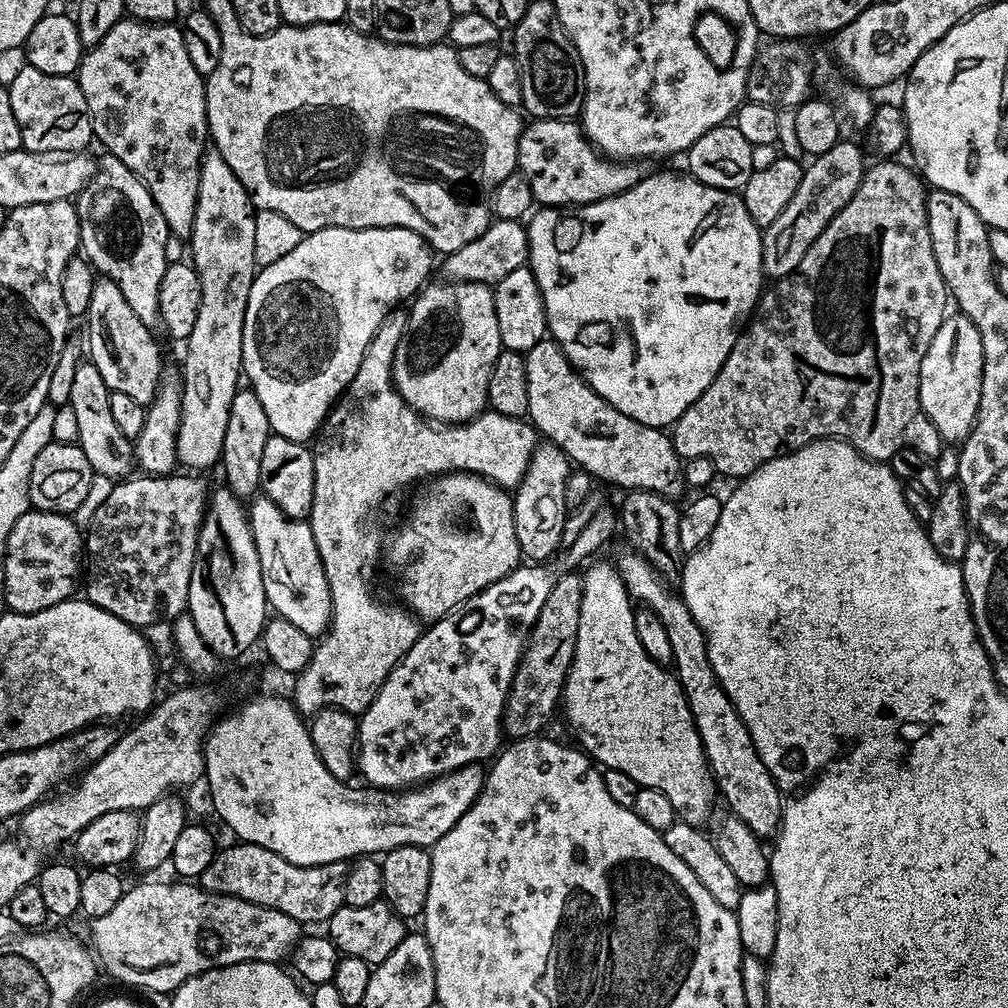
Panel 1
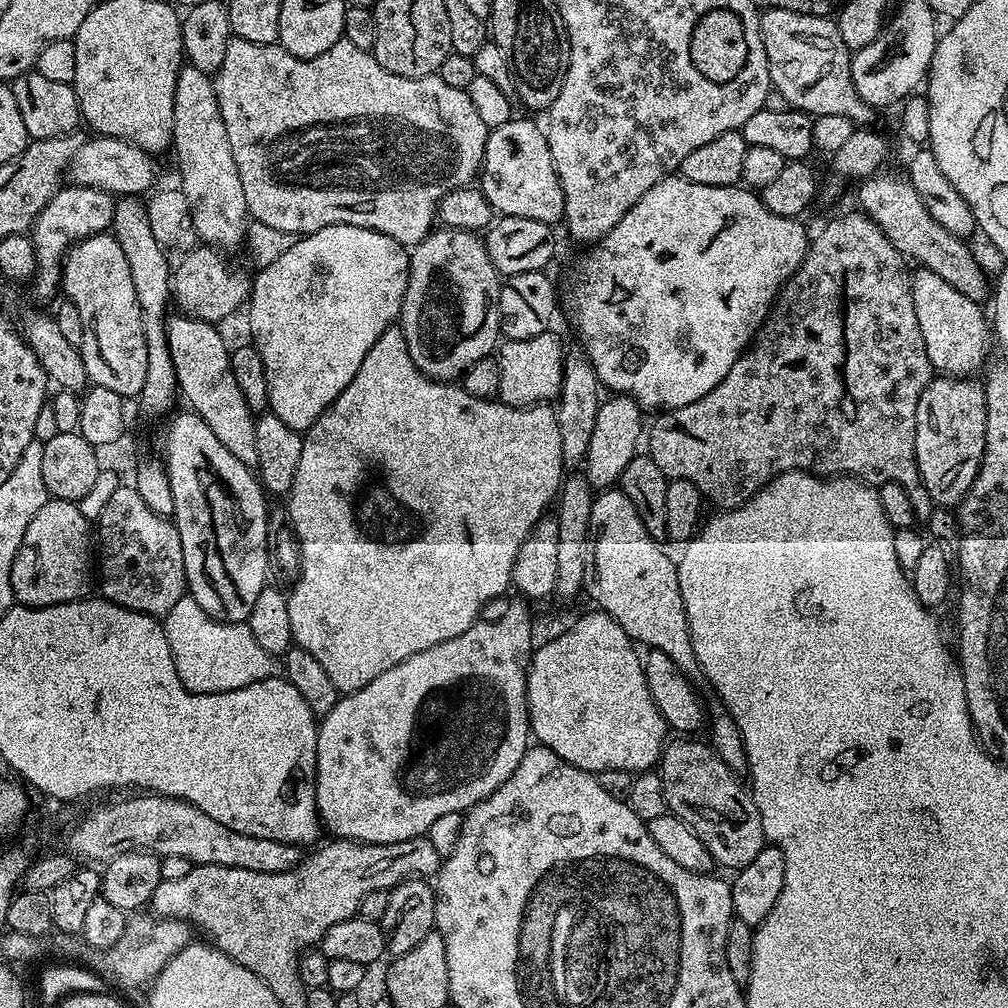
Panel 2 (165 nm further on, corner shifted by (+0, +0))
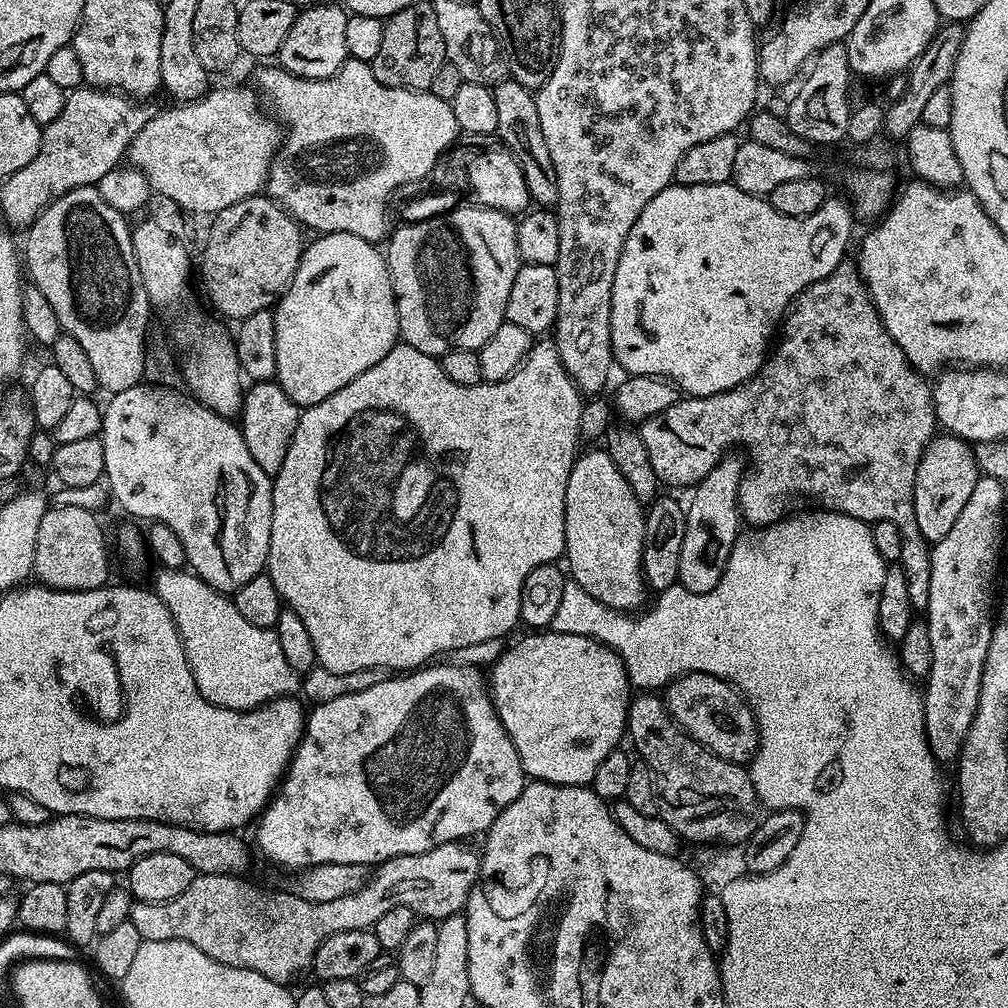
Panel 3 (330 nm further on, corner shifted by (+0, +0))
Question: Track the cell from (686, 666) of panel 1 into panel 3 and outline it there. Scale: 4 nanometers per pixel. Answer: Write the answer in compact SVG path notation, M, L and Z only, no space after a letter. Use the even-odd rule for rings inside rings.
M600 446L593 448L593 452L577 455L566 482L566 568L575 584L582 586L597 605L605 604L616 614L640 610L645 607L646 593L642 566L646 508L634 498L630 482L622 478L622 470L614 466L608 451Z

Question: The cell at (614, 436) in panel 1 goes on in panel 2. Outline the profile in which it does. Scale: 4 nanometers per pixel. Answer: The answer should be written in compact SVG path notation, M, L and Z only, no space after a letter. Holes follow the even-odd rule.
M549 330L538 334L534 338L504 340L499 345L498 351L495 353L498 362L498 390L496 396L499 403L509 404L515 408L530 408L533 404L552 402L559 397L562 378L564 377L564 350L566 344L565 341L560 341L554 333L555 331Z

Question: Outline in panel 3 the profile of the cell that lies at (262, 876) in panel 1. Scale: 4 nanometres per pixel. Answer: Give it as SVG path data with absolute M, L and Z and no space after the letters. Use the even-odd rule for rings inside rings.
M460 842L443 844L422 854L385 860L371 873L368 883L363 884L357 892L346 894L346 898L334 898L332 902L310 902L291 893L263 896L250 885L243 884L241 877L236 874L196 874L190 886L186 886L186 890L182 890L182 894L170 902L135 901L128 918L137 928L141 941L185 940L190 942L190 946L198 946L202 954L214 958L214 962L254 970L262 974L262 978L270 978L270 982L288 986L299 972L307 973L311 969L318 946L322 946L330 934L338 934L342 930L375 929L378 918L382 918L386 910L394 910L394 906L406 906L417 917L428 922L439 922L463 913L468 895L480 878L480 856L464 847L468 846Z

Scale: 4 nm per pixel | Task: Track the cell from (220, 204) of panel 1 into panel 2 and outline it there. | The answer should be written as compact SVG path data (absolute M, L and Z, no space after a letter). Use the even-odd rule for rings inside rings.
M185 63L178 74L178 86L174 86L174 130L171 147L176 148L176 164L180 167L178 188L184 192L197 237L205 245L217 250L236 248L245 243L250 217L246 206L246 194L242 194L242 182L238 178L238 166L234 166L234 154L230 150L230 138L226 138L226 122L222 122L222 110L218 110L216 85L209 73Z

